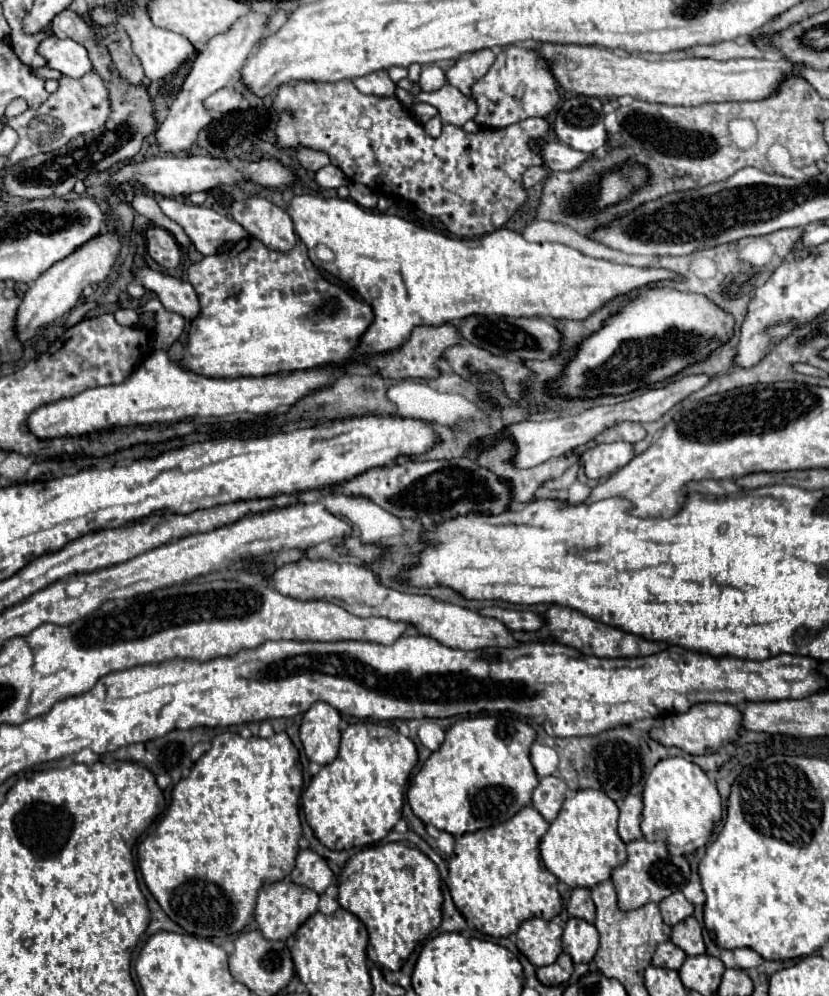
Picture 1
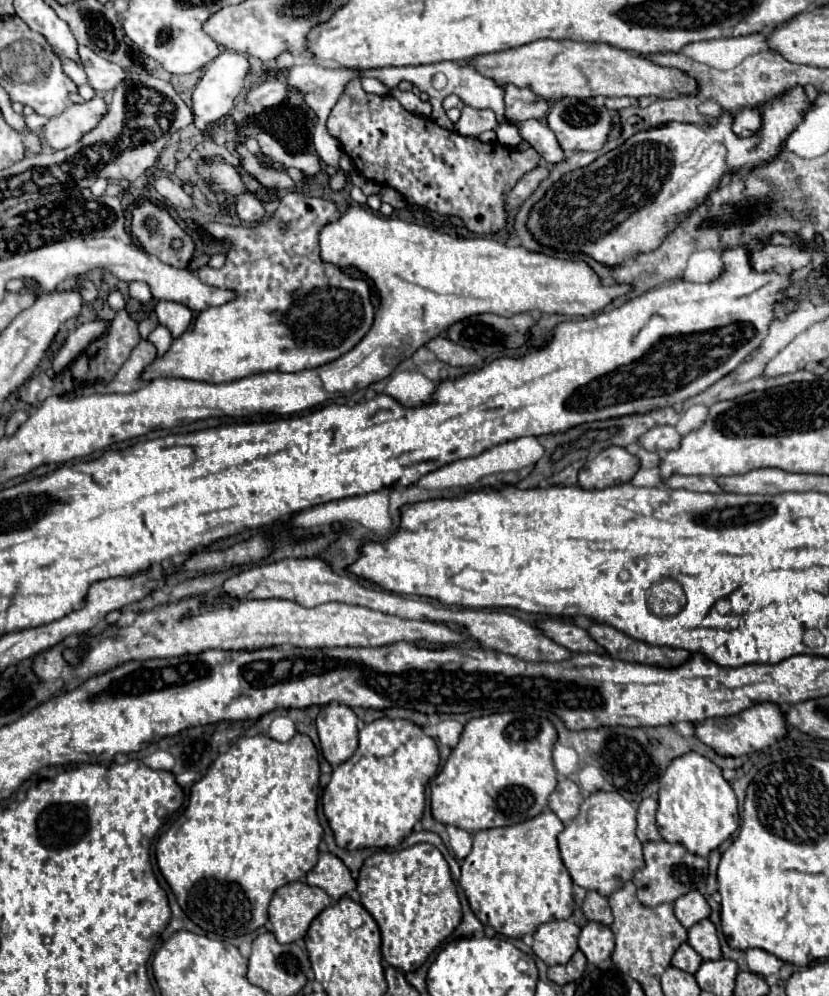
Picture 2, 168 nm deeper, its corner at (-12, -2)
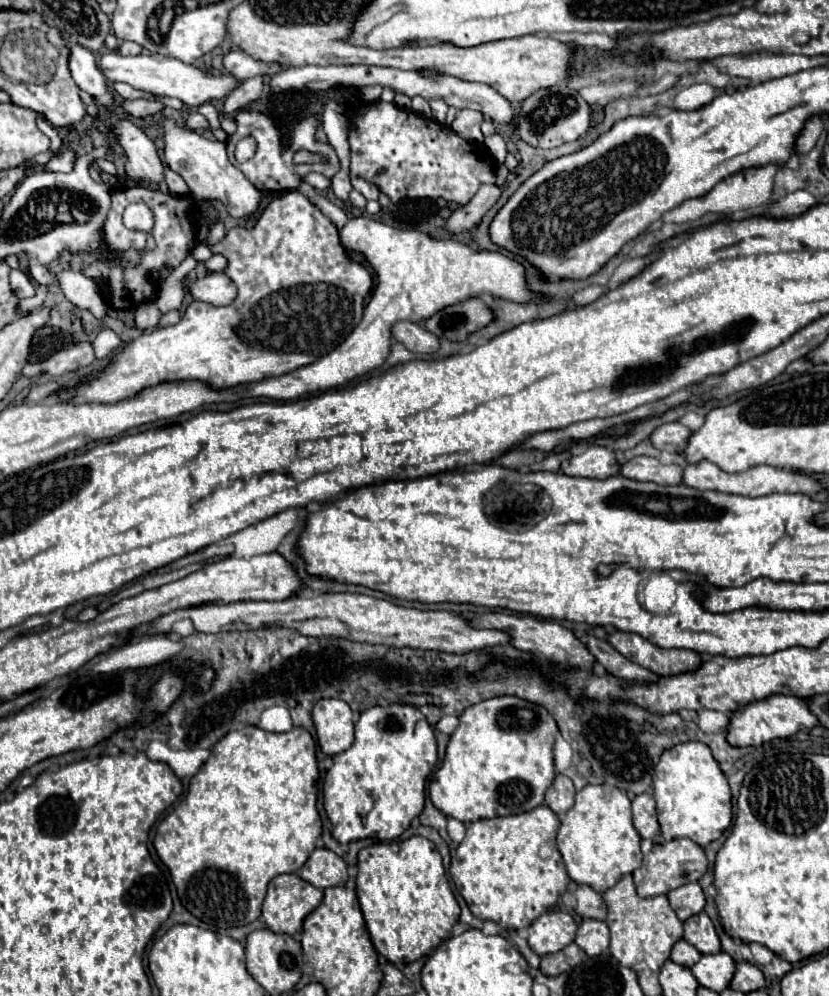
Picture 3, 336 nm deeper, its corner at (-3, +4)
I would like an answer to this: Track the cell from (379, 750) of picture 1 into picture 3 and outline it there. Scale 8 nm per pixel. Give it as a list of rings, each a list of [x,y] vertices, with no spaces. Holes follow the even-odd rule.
[[[389,705],[389,707],[373,707],[373,709],[367,709],[365,713],[361,713],[359,721],[355,723],[355,741],[353,745],[335,755],[333,757],[333,767],[327,771],[325,775],[325,781],[323,781],[323,807],[327,811],[327,817],[333,825],[331,829],[331,835],[335,841],[339,843],[351,843],[351,841],[359,841],[359,839],[381,839],[381,841],[391,841],[395,837],[399,837],[411,823],[413,817],[417,817],[421,811],[423,811],[423,803],[425,803],[425,781],[427,781],[427,775],[435,769],[435,763],[437,763],[437,741],[435,741],[435,735],[433,735],[433,729],[431,725],[427,723],[425,715],[419,711],[419,709],[413,709],[411,705]]]

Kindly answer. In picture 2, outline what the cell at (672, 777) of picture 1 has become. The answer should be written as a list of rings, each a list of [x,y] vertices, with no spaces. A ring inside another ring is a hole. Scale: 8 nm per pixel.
[[[694,751],[670,761],[660,779],[658,803],[656,823],[662,839],[668,843],[680,843],[694,855],[708,857],[708,853],[724,843],[740,825],[738,801],[730,783],[722,777],[716,763]]]

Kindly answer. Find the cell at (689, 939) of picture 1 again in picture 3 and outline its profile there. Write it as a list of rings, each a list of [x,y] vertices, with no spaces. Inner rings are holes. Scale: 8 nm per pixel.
[[[705,911],[693,915],[685,921],[683,939],[687,943],[691,943],[699,953],[719,953],[721,951],[719,937],[717,937],[715,927]]]

